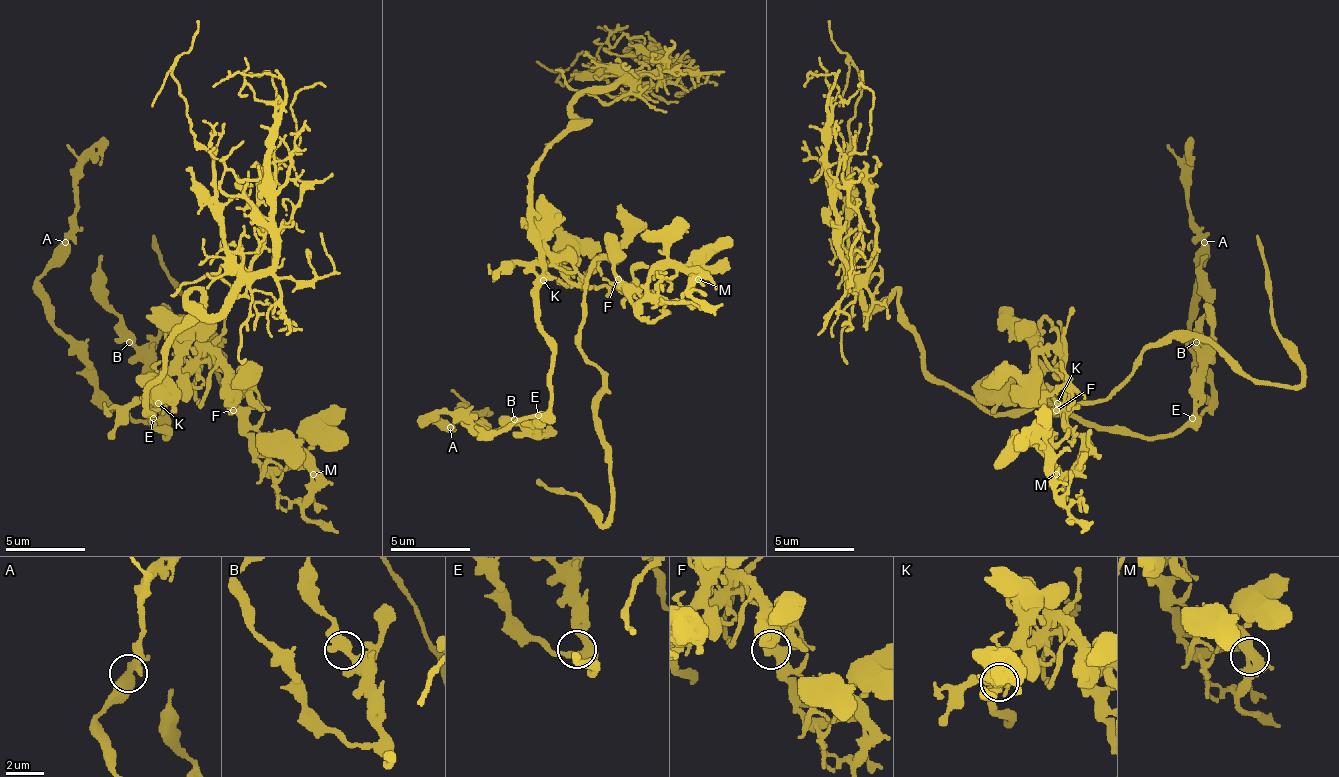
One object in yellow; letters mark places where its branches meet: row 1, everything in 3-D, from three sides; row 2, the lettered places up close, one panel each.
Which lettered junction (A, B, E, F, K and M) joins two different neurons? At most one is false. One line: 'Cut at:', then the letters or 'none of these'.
Cut at: K

